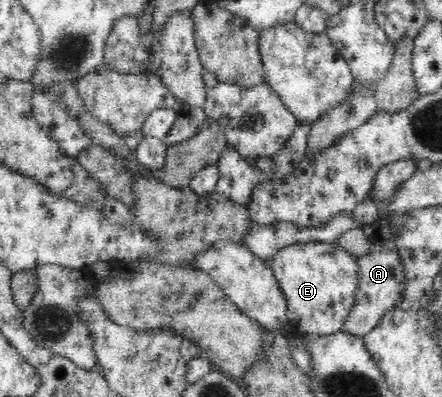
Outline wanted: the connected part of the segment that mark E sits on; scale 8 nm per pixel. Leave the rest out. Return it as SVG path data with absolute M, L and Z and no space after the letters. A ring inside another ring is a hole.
M316 240L284 246L268 264L286 299L289 324L304 335L327 335L343 328L358 287L354 256L335 243Z

